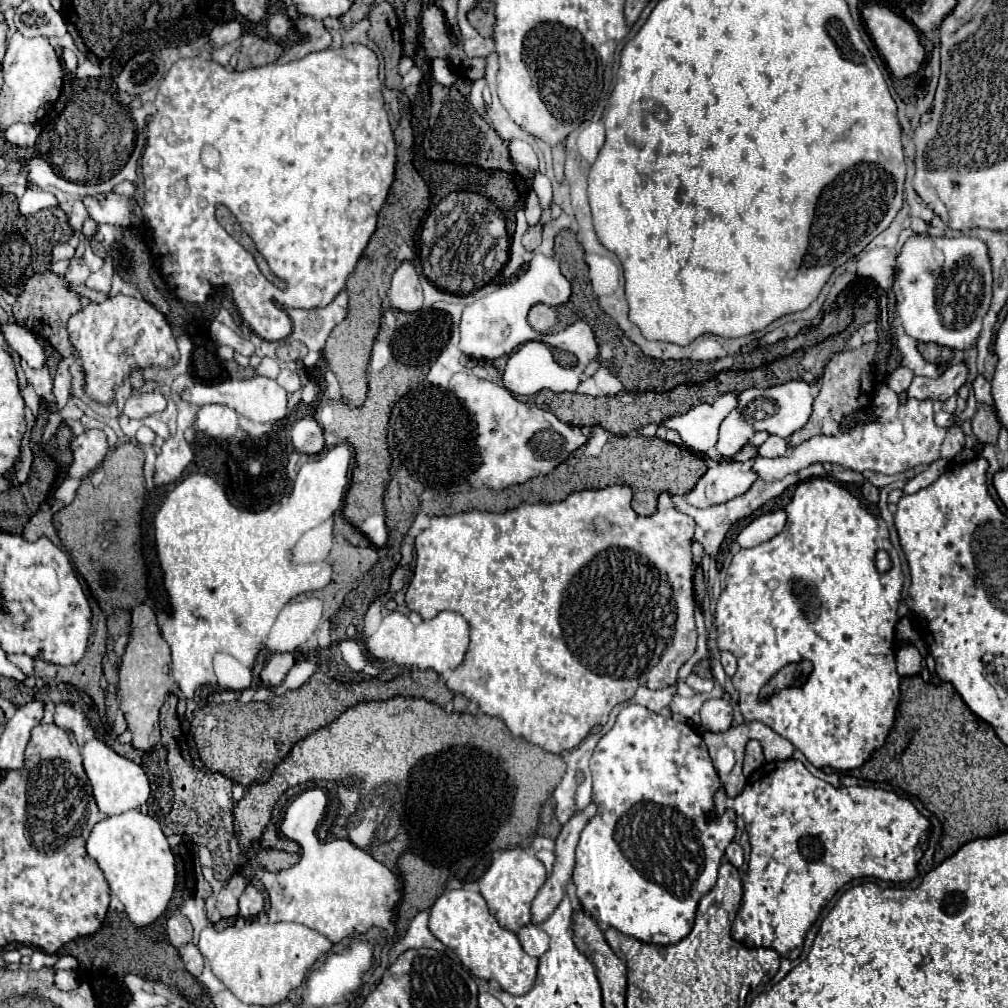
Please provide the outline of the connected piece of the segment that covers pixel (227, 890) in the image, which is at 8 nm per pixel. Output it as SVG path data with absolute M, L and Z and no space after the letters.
M233 875L231 881L217 895L217 909L223 917L235 917L239 913L239 897L245 891L247 881L243 875Z

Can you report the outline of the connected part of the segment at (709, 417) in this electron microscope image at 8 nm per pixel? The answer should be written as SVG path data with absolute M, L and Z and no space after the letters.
M721 395L713 405L701 403L683 415L667 419L663 425L681 435L683 445L695 453L707 453L717 443L719 423L737 407L737 395Z

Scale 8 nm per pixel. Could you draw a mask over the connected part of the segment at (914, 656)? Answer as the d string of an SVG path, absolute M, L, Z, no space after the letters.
M903 645L897 649L897 673L901 677L917 675L921 669L921 655L915 645Z

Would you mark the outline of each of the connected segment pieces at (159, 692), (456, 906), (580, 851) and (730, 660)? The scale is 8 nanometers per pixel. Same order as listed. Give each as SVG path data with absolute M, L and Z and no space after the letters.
M147 605L133 609L131 637L119 669L119 707L125 713L129 731L133 733L133 747L149 751L159 739L159 709L169 693L177 693L179 687L171 677L171 651L159 633L155 611Z
M455 889L443 893L431 907L429 929L445 947L455 951L461 963L475 977L487 981L493 979L511 995L525 995L533 987L537 977L537 959L523 951L513 931L501 929L497 919L489 913L489 907L479 891Z
M627 705L617 715L617 721L611 727L611 731L607 731L599 739L599 743L593 751L593 757L591 757L591 775L593 775L591 801L597 805L597 813L589 819L589 823L581 831L581 839L577 845L577 863L573 869L573 881L577 885L577 897L583 905L583 909L589 911L595 921L599 921L607 927L615 927L617 931L621 931L629 937L635 937L643 943L673 945L673 943L681 941L683 937L689 935L689 929L693 927L695 909L697 909L699 899L713 889L713 885L717 881L717 869L721 865L721 857L725 855L725 847L735 837L735 815L733 813L725 813L721 817L715 817L713 821L705 819L705 813L713 811L713 795L721 787L721 781L719 781L719 775L713 767L709 751L705 749L701 735L697 731L693 731L687 723L673 721L671 717L663 717L663 715L653 713L641 705Z
M723 651L723 653L721 653L721 665L723 665L723 669L725 669L725 673L727 673L729 677L735 675L735 671L737 671L737 659L735 659L729 651Z

